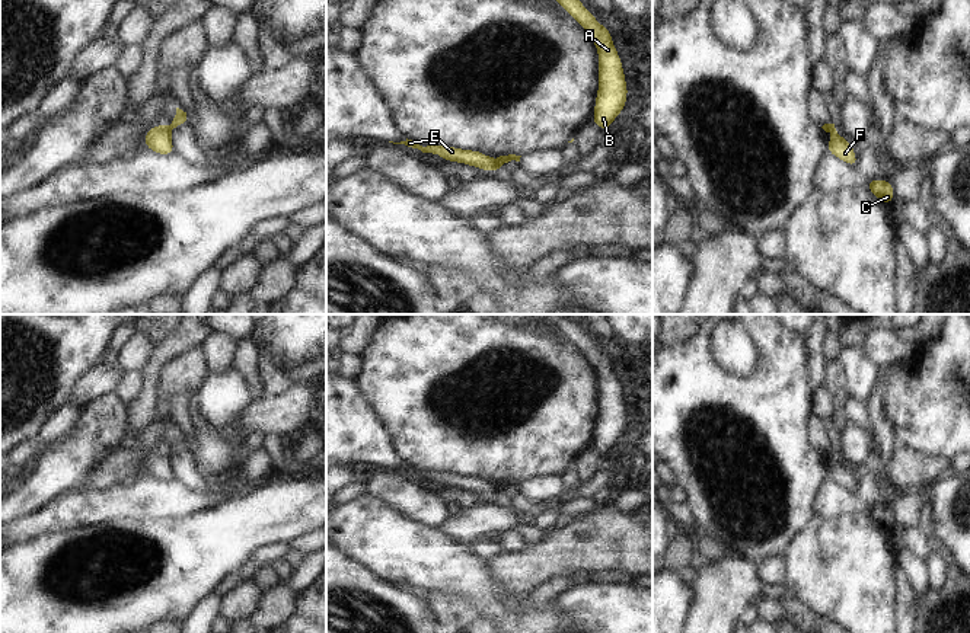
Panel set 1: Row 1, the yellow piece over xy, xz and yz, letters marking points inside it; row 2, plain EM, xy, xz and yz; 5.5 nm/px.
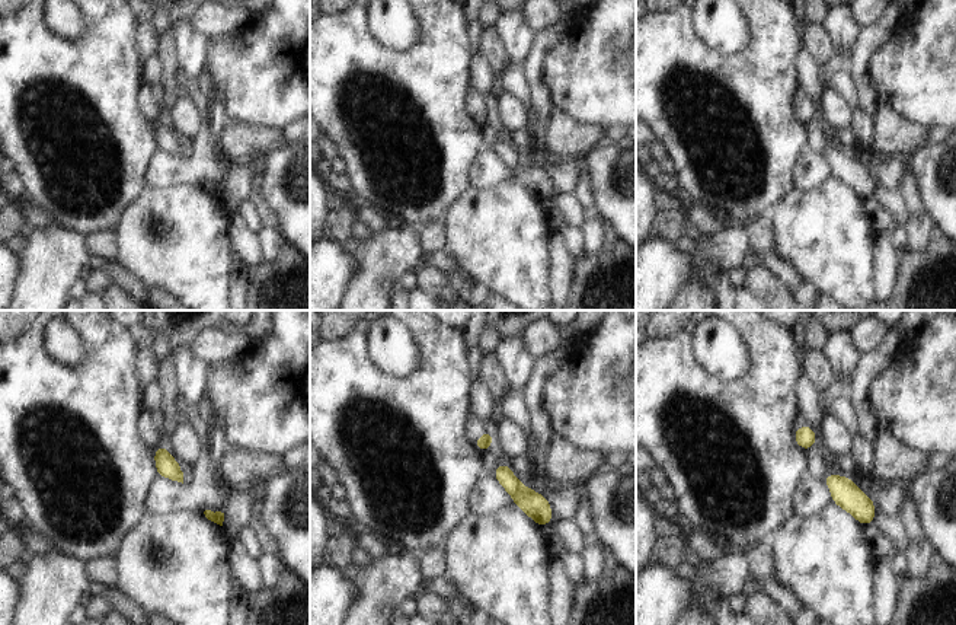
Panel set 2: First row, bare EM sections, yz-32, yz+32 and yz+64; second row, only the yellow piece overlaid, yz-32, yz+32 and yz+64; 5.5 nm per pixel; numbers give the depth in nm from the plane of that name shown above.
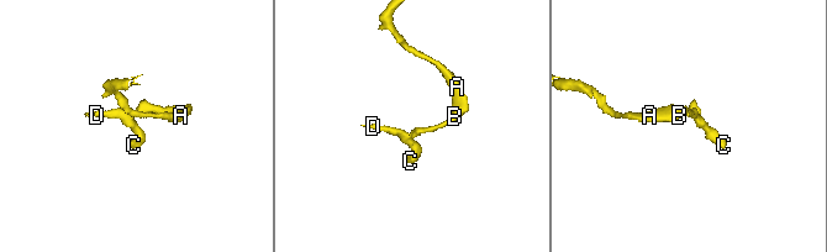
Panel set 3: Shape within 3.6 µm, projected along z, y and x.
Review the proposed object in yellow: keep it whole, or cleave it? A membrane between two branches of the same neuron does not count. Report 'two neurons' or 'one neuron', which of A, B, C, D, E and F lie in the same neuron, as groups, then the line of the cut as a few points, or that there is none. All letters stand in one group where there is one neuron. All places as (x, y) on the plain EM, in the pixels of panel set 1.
two neurons | A B / C D E F | xz (495, 486), (498, 495)

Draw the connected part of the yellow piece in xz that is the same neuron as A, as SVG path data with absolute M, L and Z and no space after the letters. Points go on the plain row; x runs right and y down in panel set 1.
M537 314L555 325L593 365L599 381L599 416L596 421L593 448L600 457L607 455L623 437L628 426L628 410L623 400L623 390L618 380L612 358L600 351L594 341L584 333L583 327L569 320L565 314Z

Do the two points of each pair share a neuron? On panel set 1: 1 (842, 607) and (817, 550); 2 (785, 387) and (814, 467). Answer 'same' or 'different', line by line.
1: same
2: same

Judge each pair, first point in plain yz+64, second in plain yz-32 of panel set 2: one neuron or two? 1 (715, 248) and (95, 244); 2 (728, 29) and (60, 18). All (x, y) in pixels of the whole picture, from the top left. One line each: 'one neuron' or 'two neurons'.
1: two neurons
2: one neuron

